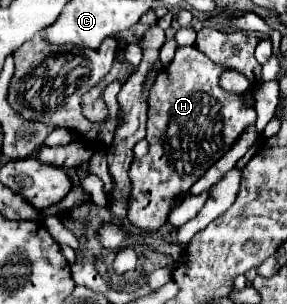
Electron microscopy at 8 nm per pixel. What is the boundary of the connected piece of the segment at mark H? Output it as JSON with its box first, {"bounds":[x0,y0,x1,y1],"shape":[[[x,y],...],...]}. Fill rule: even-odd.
{"bounds":[128,47,256,231],"shape":[[[178,47],[174,61],[154,79],[148,95],[150,151],[130,165],[132,199],[128,219],[140,231],[154,231],[166,223],[168,213],[190,187],[218,161],[238,135],[256,121],[254,107],[244,107],[242,97],[220,89],[218,77],[224,69],[212,63],[196,47]]]}

